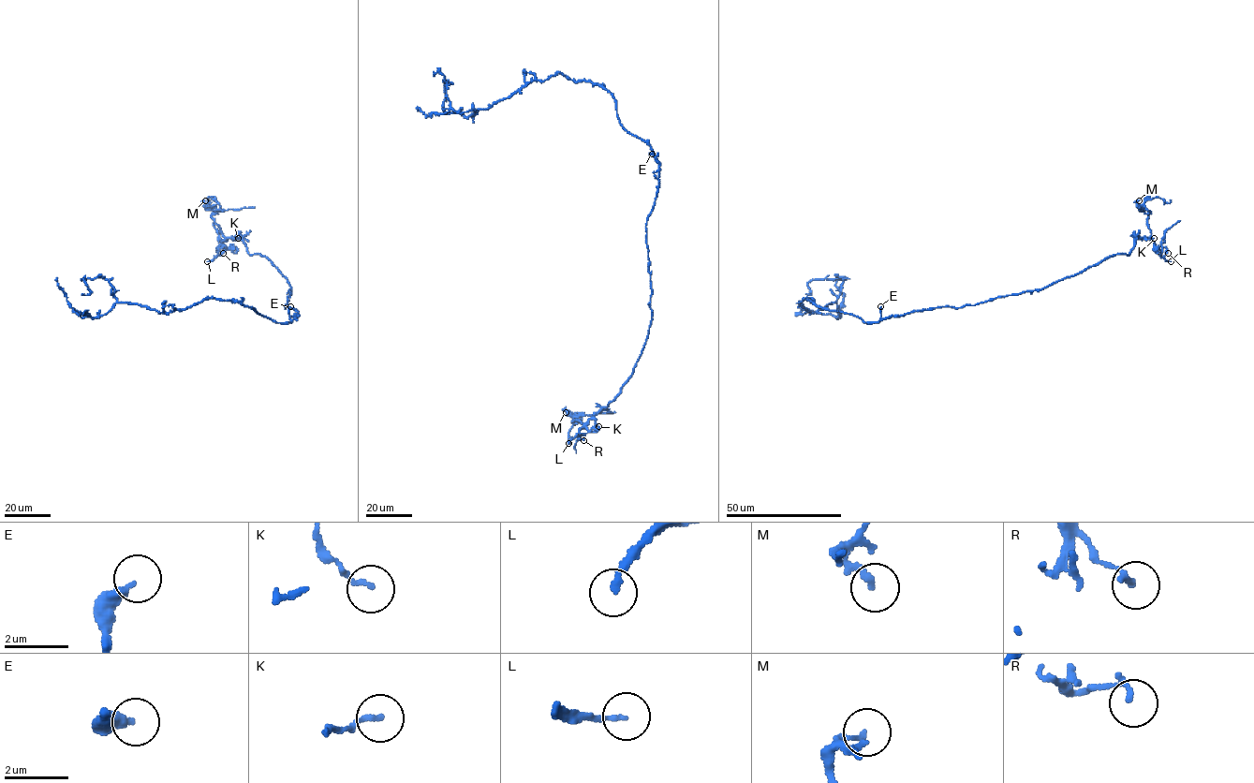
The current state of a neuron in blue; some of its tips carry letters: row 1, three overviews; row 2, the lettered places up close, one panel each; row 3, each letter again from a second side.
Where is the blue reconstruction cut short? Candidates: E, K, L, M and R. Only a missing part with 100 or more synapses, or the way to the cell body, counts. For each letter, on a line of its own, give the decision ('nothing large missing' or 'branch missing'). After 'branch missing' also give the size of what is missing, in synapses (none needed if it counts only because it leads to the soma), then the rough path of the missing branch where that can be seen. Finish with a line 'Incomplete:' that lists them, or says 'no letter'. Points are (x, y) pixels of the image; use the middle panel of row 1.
E: nothing large missing
K: nothing large missing
L: branch missing | (568, 443), (567, 453), (573, 465), (589, 478), (581, 486), (591, 483), (597, 474)
M: nothing large missing
R: nothing large missing
Incomplete: L

